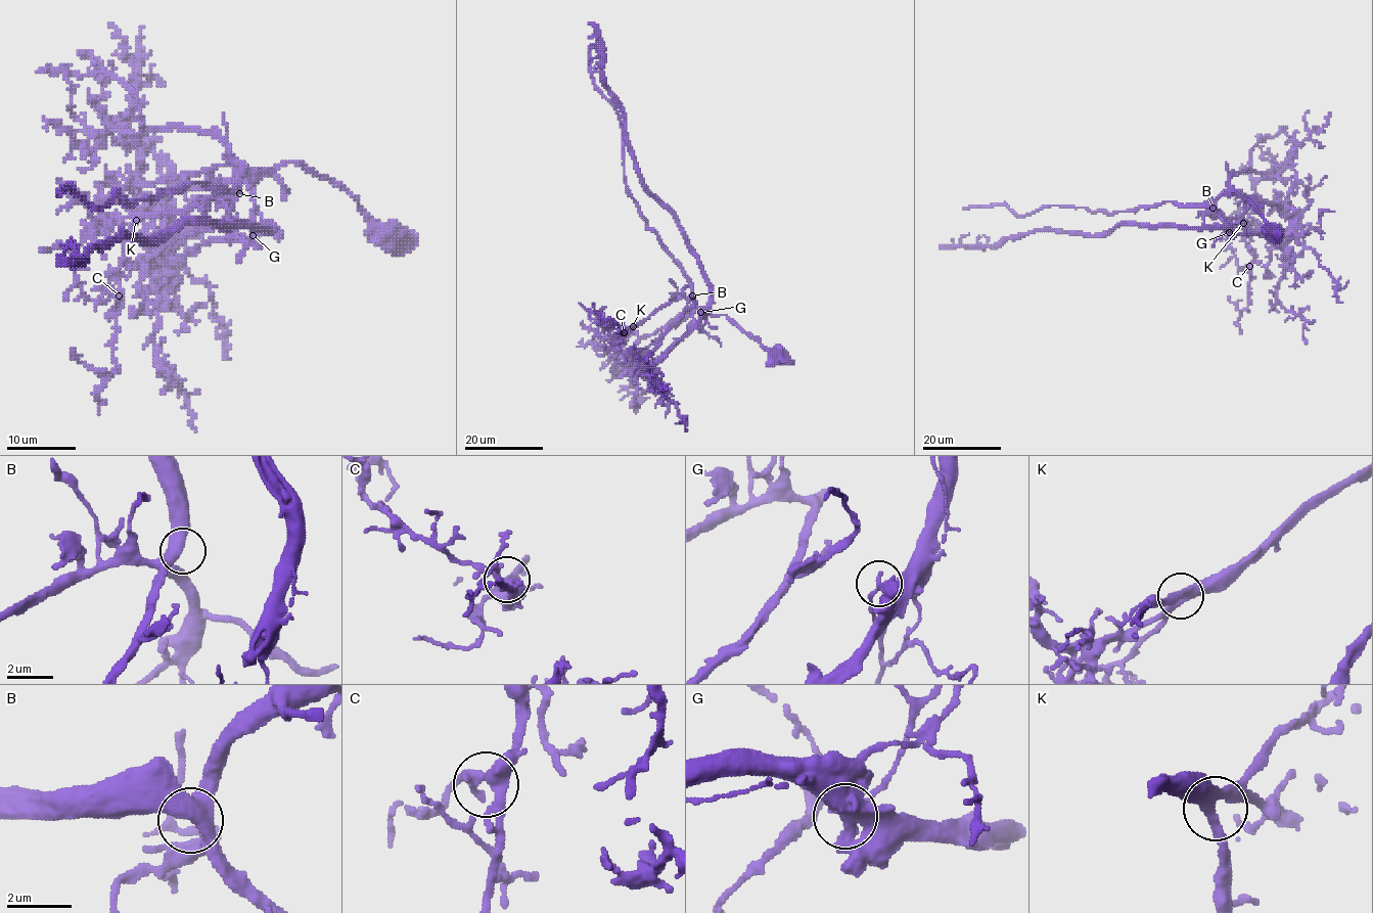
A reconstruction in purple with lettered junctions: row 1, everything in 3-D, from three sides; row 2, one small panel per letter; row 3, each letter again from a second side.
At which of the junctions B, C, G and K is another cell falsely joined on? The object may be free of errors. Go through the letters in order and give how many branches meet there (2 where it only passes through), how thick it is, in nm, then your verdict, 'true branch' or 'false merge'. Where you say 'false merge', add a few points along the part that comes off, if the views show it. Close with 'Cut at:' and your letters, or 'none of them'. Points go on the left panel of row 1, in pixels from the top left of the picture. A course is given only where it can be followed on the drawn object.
B: 2 | 550 nm | true branch
C: 3 | 360 nm | true branch
G: 2 | 320 nm | false merge | (254, 235), (271, 227), (179, 223), (166, 237), (148, 240), (122, 233), (84, 260), (56, 263)
K: 3 | 320 nm | true branch
Cut at: G

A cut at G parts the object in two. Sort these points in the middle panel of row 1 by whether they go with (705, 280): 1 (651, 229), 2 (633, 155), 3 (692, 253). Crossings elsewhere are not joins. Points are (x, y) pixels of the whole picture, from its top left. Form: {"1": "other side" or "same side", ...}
{"1": "other side", "2": "same side", "3": "same side"}

